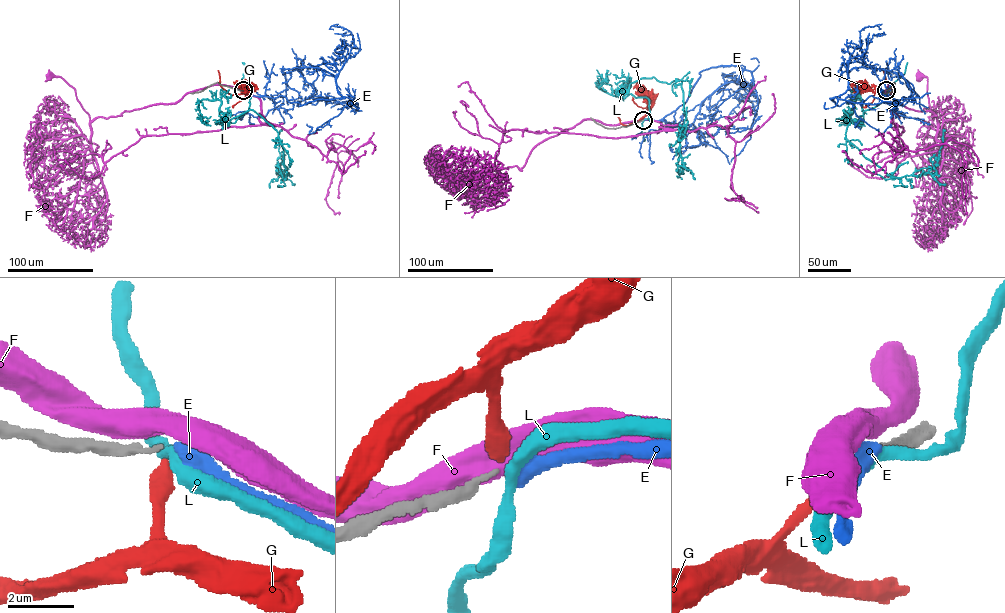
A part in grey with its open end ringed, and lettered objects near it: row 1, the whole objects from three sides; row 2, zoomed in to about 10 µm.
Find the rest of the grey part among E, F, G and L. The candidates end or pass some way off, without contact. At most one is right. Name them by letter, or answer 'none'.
E

